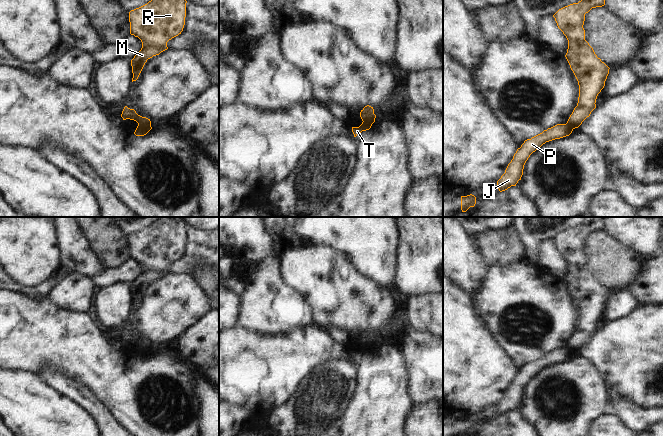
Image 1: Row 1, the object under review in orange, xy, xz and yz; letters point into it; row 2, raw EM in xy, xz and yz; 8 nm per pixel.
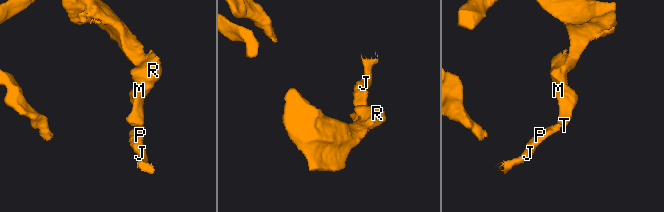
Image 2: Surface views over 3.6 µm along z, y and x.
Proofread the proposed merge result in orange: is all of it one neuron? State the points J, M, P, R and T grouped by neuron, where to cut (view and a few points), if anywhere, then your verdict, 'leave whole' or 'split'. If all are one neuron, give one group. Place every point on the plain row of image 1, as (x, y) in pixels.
groups J P / M R T; cut xy (138, 347), (150, 349); split

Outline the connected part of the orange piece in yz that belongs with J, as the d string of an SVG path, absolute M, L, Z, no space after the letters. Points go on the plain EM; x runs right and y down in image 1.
M557 348L542 357L527 363L517 373L513 383L508 388L505 397L497 405L497 411L500 416L507 414L511 410L516 410L523 399L523 393L530 379L538 374L546 366L569 360L573 352L569 348Z

